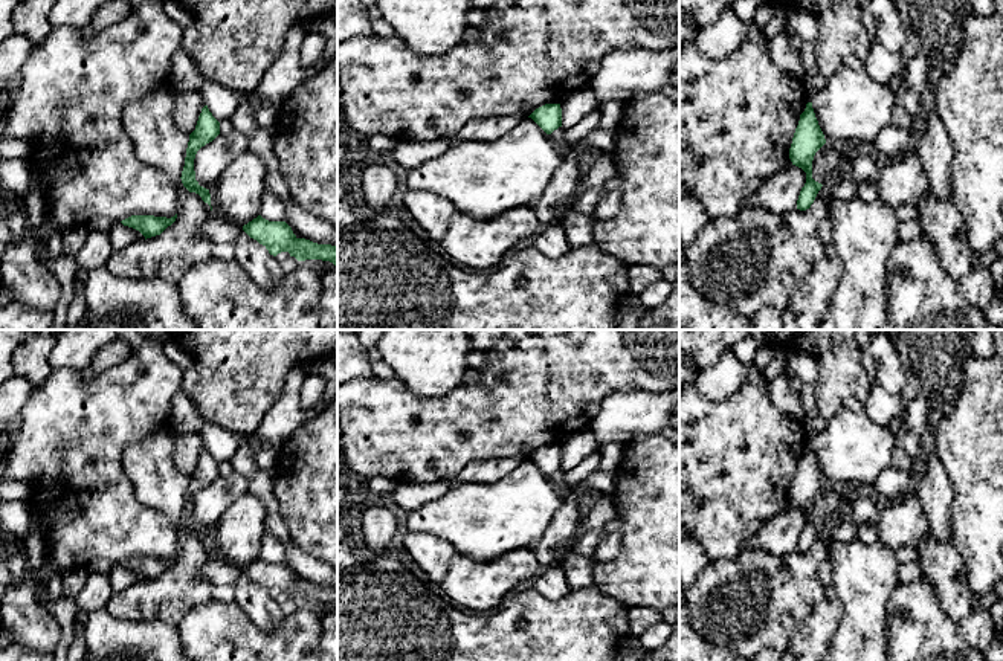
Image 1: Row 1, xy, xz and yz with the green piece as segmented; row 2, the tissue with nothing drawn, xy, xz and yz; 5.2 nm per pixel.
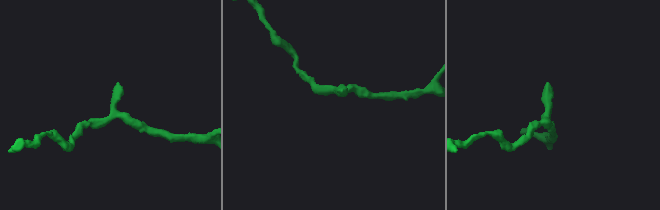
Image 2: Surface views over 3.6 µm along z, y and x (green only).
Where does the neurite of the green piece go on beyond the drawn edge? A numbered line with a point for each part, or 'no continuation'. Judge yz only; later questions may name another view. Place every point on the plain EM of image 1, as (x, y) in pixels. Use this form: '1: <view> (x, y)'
no continuation

